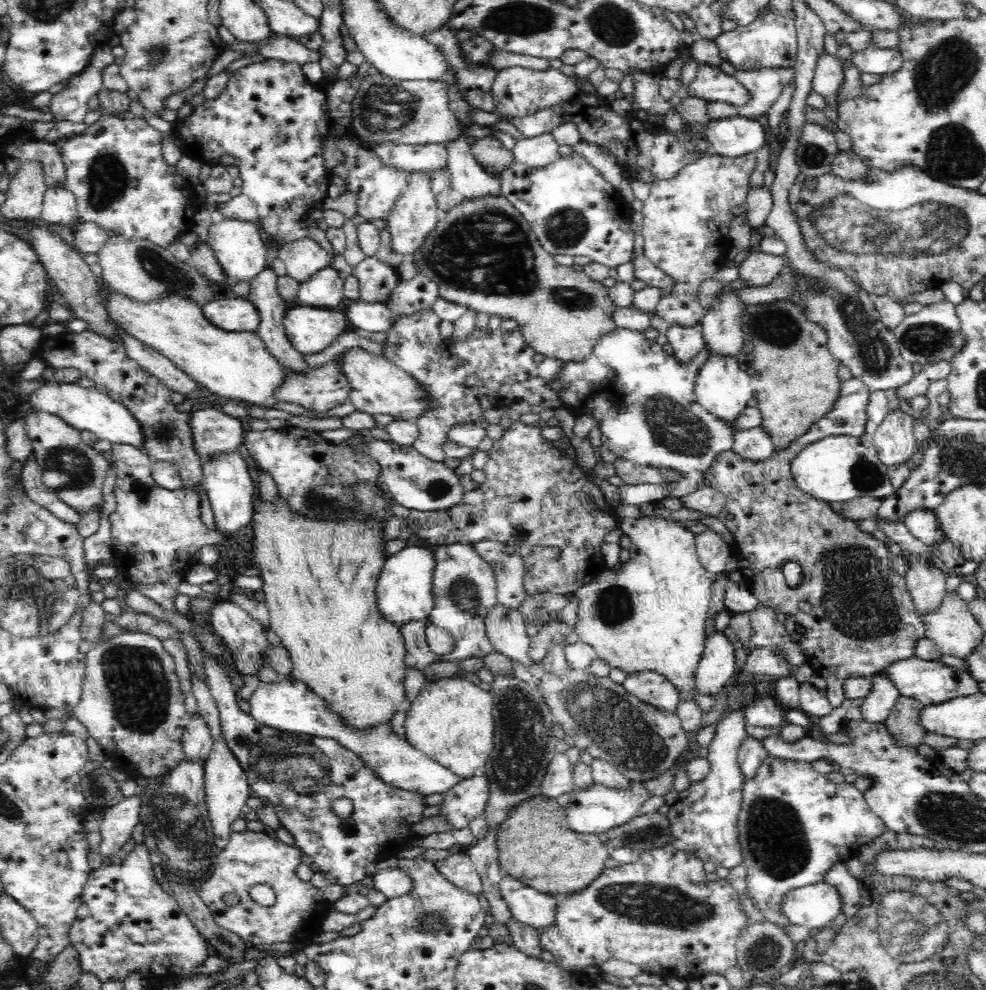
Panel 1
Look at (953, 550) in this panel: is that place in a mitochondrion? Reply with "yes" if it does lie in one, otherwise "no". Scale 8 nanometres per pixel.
no

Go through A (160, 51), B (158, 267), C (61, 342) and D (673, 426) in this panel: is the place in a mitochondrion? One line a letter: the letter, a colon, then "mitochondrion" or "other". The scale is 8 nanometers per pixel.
A: other
B: mitochondrion
C: other
D: mitochondrion

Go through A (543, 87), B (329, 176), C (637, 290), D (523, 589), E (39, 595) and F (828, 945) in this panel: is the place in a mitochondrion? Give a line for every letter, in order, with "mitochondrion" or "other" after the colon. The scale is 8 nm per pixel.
A: other
B: other
C: other
D: other
E: mitochondrion
F: other

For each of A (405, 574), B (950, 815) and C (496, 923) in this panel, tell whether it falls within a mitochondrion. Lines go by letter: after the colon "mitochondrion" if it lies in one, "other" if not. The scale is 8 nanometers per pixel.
A: other
B: mitochondrion
C: other

